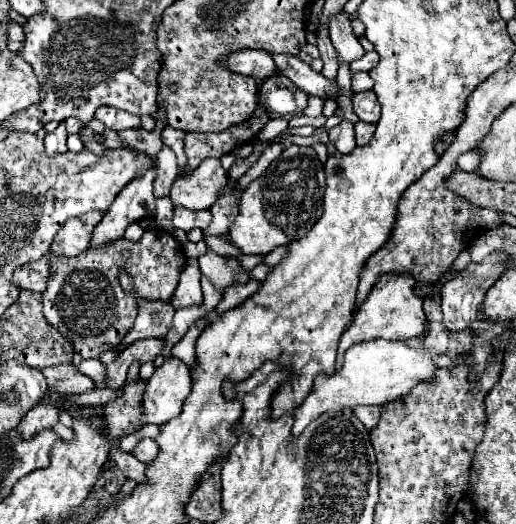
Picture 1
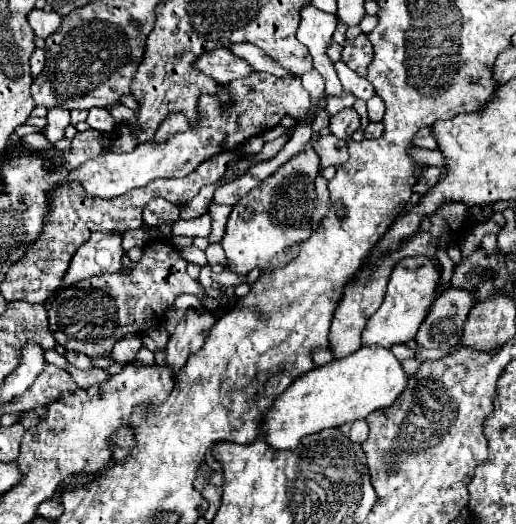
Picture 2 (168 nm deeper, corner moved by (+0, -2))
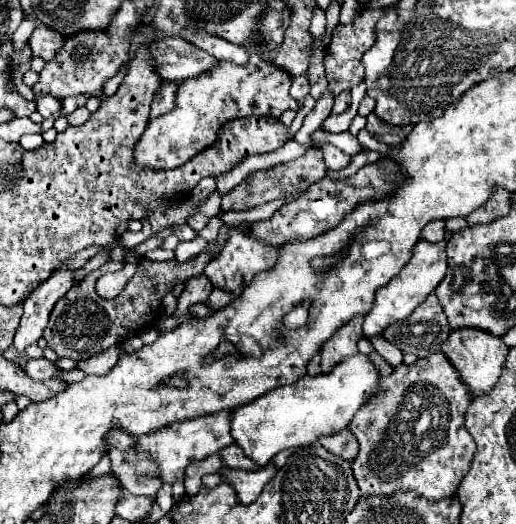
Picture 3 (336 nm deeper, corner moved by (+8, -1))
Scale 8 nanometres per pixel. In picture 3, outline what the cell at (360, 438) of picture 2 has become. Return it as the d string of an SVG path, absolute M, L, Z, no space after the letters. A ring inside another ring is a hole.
M346 428L346 430L340 430L338 434L330 434L326 438L320 438L318 440L326 450L330 450L332 454L338 454L340 458L344 460L354 460L356 454L358 454L358 440L356 436Z

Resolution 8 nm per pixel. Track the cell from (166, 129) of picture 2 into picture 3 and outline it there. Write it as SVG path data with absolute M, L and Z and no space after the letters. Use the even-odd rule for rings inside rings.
M162 82L162 90L158 90L158 94L154 96L154 102L152 102L152 112L150 112L150 118L156 118L164 112L170 112L174 108L174 100L176 100L176 90L178 90L178 84L176 82Z

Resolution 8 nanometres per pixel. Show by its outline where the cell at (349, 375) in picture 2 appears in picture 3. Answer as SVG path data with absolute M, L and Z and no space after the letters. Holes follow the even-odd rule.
M356 354L332 368L330 374L304 376L292 386L280 386L234 410L230 434L244 454L258 466L266 466L280 450L308 446L320 436L334 434L350 424L356 410L378 390L380 374L364 354Z

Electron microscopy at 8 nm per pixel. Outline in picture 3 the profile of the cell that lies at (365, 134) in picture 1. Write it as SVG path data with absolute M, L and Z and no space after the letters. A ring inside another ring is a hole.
M374 112L368 116L368 124L366 124L366 130L370 134L374 134L376 140L388 144L388 146L394 146L394 144L400 144L408 132L410 132L410 126L386 126L386 122L382 122Z

